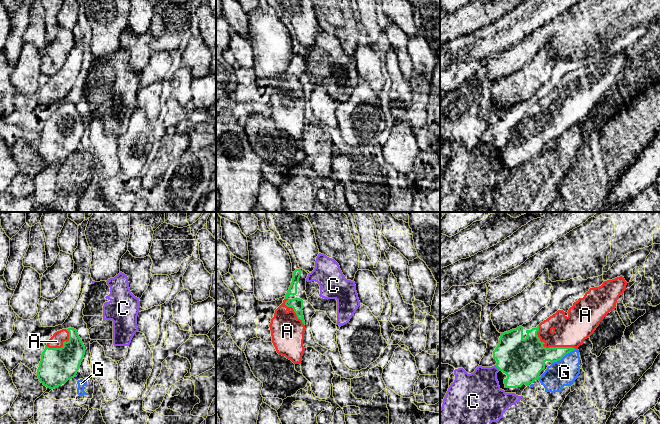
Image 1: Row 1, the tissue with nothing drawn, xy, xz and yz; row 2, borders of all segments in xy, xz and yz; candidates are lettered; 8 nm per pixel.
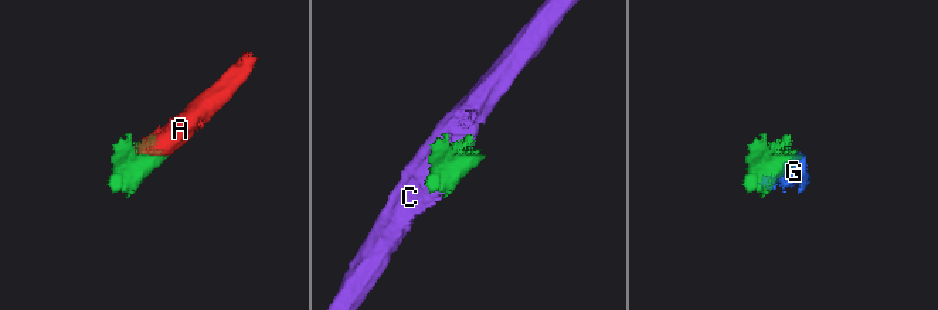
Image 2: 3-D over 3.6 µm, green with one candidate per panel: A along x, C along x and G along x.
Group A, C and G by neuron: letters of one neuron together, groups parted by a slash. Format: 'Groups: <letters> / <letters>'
Groups: A / C / G

